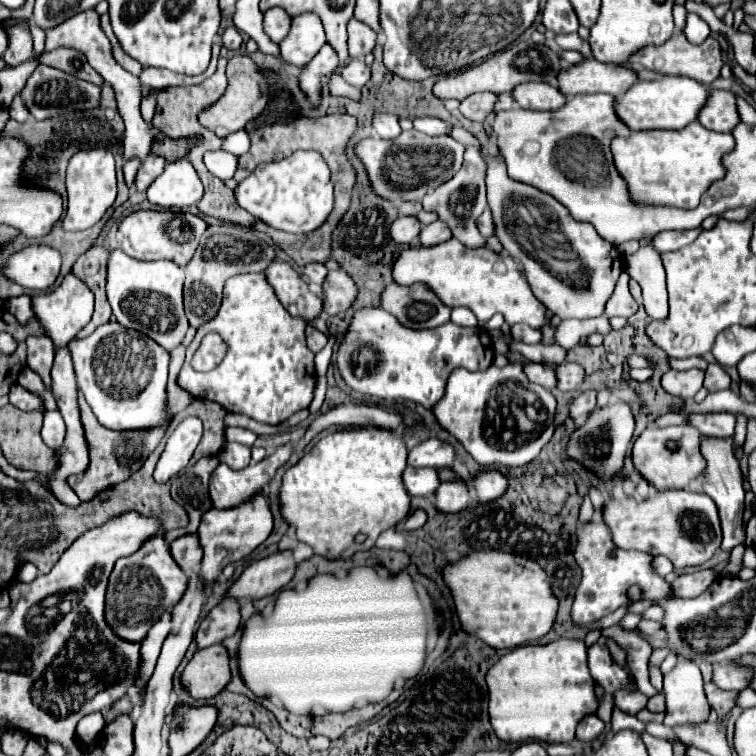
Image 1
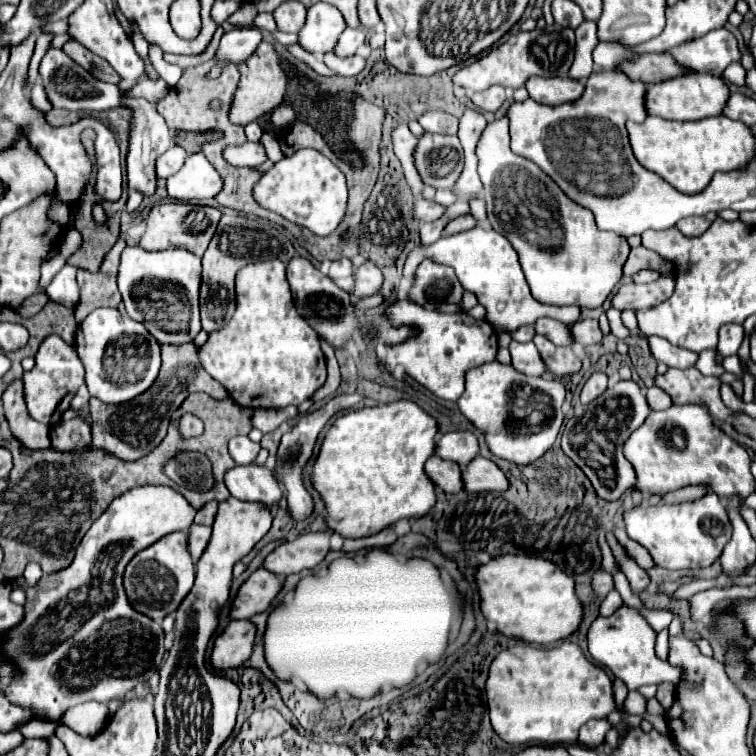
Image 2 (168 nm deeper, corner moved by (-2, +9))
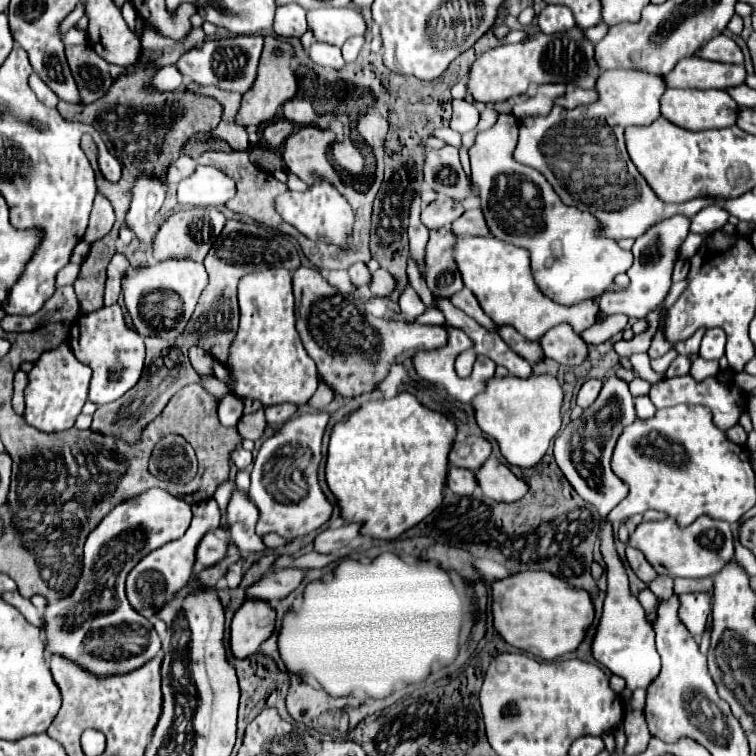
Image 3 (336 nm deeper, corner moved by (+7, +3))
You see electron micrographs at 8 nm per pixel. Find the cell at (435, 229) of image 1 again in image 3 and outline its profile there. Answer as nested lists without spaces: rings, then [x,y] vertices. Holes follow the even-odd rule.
[[[471,209],[465,211],[459,219],[451,223],[451,233],[461,237],[461,235],[487,235],[487,223],[483,221],[481,209]]]

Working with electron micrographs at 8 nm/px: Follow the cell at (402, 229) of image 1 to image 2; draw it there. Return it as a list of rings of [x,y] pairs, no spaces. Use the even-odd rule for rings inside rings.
[[[420,199],[420,201],[414,203],[414,213],[416,213],[418,219],[436,221],[436,219],[440,219],[440,217],[446,213],[446,207],[444,207],[444,205],[438,205],[436,201]]]

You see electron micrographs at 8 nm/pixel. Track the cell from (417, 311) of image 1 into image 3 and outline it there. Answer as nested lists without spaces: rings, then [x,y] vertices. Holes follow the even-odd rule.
[[[431,229],[429,241],[425,247],[425,283],[433,297],[451,297],[461,287],[459,271],[451,257],[451,245],[455,235],[449,229]]]

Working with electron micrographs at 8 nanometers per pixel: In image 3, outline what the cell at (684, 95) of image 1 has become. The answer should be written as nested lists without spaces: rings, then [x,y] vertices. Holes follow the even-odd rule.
[[[667,89],[661,97],[661,115],[669,119],[673,125],[679,125],[689,131],[703,131],[703,129],[719,129],[735,125],[735,113],[739,105],[719,89],[711,91],[695,91],[695,89]]]

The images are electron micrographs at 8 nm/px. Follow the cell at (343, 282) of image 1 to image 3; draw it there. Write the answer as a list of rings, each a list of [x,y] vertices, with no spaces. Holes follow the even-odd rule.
[[[377,269],[373,275],[371,275],[371,281],[369,281],[369,289],[371,293],[375,295],[389,295],[395,287],[395,279],[383,271],[383,269]]]

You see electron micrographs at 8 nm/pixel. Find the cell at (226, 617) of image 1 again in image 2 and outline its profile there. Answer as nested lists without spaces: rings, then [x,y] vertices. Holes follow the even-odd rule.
[[[260,567],[250,575],[250,579],[240,587],[230,617],[232,619],[248,619],[256,613],[262,613],[270,607],[270,603],[276,599],[276,595],[284,587],[284,577]]]

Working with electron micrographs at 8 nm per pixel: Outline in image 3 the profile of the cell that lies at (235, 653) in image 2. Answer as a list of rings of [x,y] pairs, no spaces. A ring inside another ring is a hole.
[[[245,601],[231,621],[231,653],[237,659],[247,659],[257,653],[259,645],[273,633],[275,611],[263,601]]]

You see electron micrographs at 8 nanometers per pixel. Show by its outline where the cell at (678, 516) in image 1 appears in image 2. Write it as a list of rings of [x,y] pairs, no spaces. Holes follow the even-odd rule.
[[[708,493],[694,503],[682,505],[640,505],[624,513],[628,537],[644,545],[654,563],[664,569],[700,569],[710,567],[732,537],[728,509],[716,493]]]

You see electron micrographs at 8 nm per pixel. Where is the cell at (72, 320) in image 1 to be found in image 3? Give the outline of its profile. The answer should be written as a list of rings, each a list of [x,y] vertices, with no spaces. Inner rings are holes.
[[[67,263],[59,273],[57,273],[57,281],[55,281],[55,287],[63,287],[63,285],[73,285],[75,277],[79,273],[79,265],[73,265],[73,263]]]

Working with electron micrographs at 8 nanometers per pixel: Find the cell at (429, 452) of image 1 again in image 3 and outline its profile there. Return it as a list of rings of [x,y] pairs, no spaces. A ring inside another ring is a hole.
[[[471,435],[461,443],[453,443],[449,451],[449,465],[463,469],[479,469],[483,461],[491,455],[491,443],[481,435]]]

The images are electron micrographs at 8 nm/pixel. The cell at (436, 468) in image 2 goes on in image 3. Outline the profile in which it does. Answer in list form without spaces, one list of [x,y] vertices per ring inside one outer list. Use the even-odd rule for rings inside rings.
[[[451,467],[447,473],[447,487],[455,493],[455,495],[471,495],[475,491],[475,475],[469,469],[459,469],[459,467]]]

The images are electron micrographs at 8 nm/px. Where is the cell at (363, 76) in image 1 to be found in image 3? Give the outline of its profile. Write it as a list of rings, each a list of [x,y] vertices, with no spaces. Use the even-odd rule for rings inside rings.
[[[313,43],[309,57],[313,63],[325,67],[325,69],[333,69],[333,71],[341,71],[345,67],[345,61],[341,57],[339,47],[333,45],[323,45],[323,43]]]

